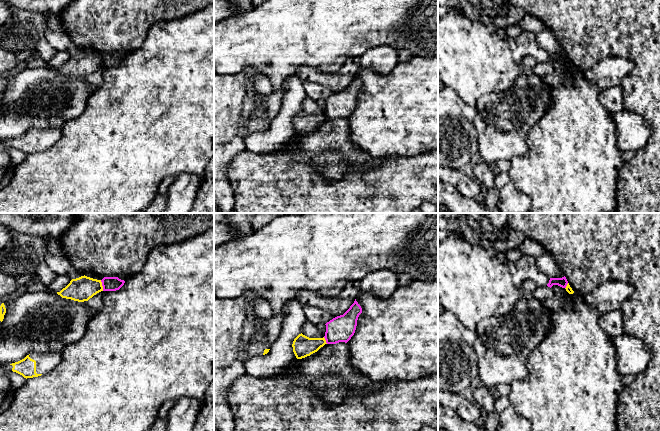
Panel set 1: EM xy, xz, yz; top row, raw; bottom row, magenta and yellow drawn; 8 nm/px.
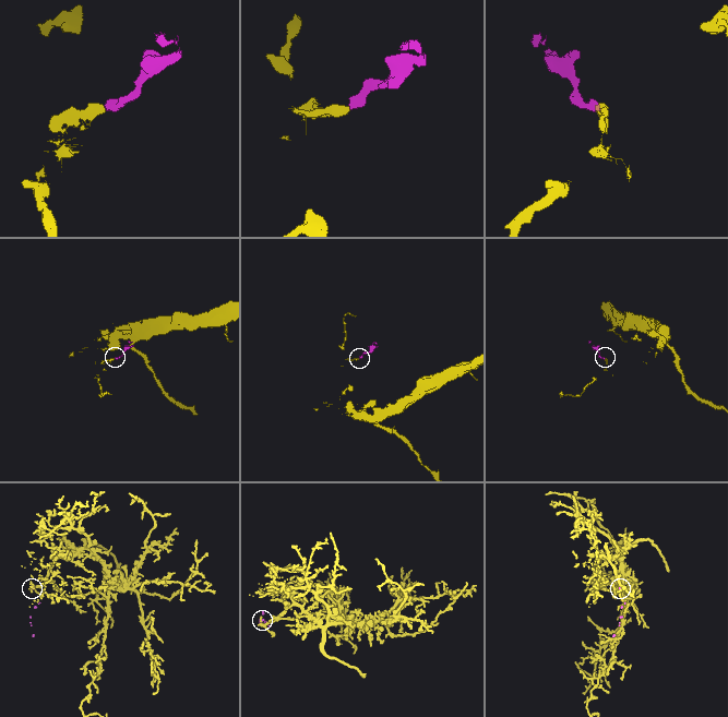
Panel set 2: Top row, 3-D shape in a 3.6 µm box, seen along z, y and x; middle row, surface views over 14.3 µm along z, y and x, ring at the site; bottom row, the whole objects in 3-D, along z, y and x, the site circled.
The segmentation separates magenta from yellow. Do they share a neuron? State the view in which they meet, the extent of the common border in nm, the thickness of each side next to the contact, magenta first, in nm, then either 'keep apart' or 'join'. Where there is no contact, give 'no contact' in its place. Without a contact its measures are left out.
meets magenta in xy; contact 90 nm long; 110 nm thick on the magenta side, 200 nm on the other; keep apart

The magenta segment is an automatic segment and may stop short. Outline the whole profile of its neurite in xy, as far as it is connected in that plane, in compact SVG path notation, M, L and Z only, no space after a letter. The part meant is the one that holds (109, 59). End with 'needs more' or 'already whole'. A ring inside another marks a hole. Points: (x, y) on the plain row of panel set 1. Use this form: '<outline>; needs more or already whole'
M104 53L102 56L103 67L116 67L119 66L125 59L124 56L118 53Z; already whole

